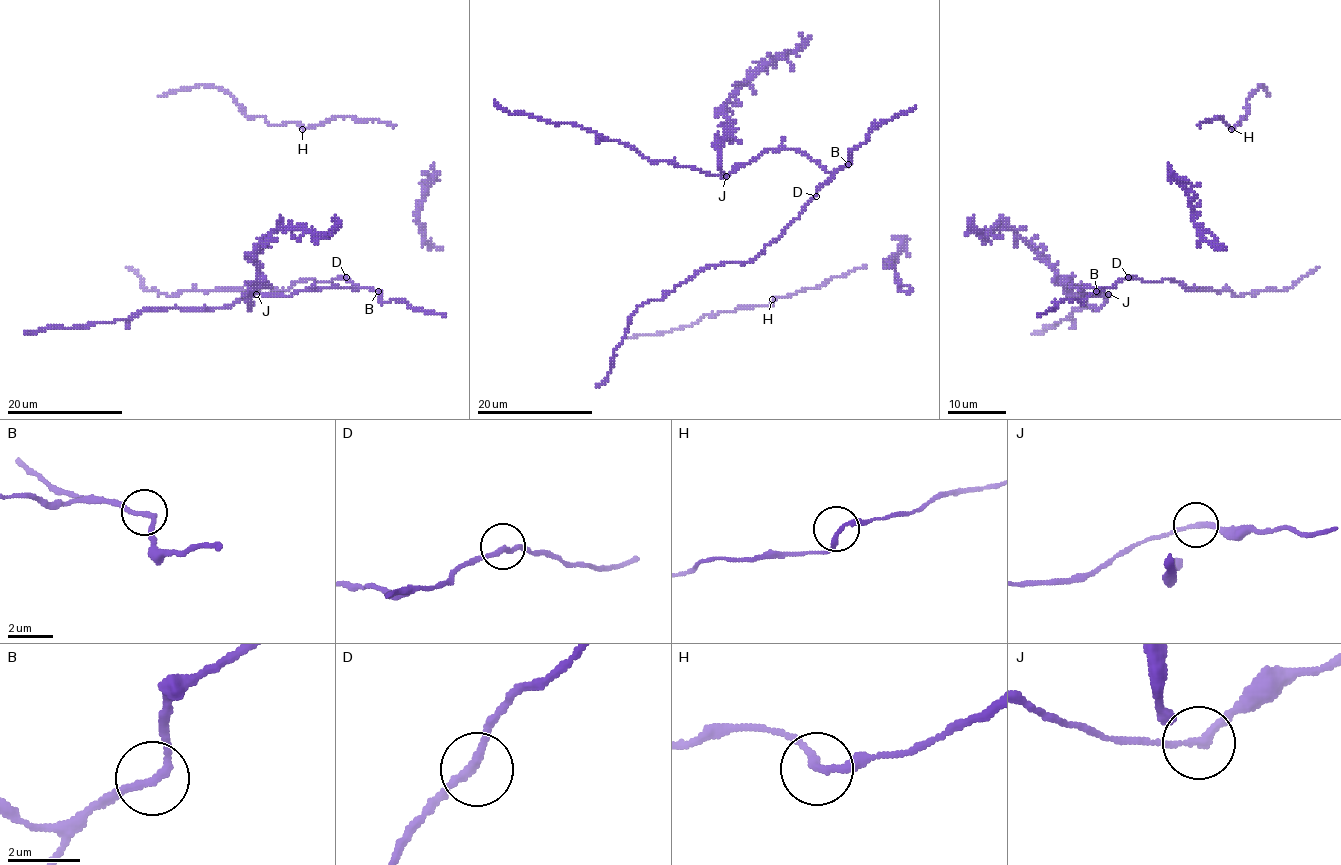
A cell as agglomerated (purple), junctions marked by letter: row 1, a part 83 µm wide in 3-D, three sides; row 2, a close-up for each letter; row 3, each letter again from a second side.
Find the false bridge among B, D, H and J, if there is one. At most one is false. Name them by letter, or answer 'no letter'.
no letter

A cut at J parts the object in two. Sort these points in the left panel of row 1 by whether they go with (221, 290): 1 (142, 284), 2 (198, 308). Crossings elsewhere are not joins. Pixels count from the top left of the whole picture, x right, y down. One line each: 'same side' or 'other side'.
1: same side
2: other side

